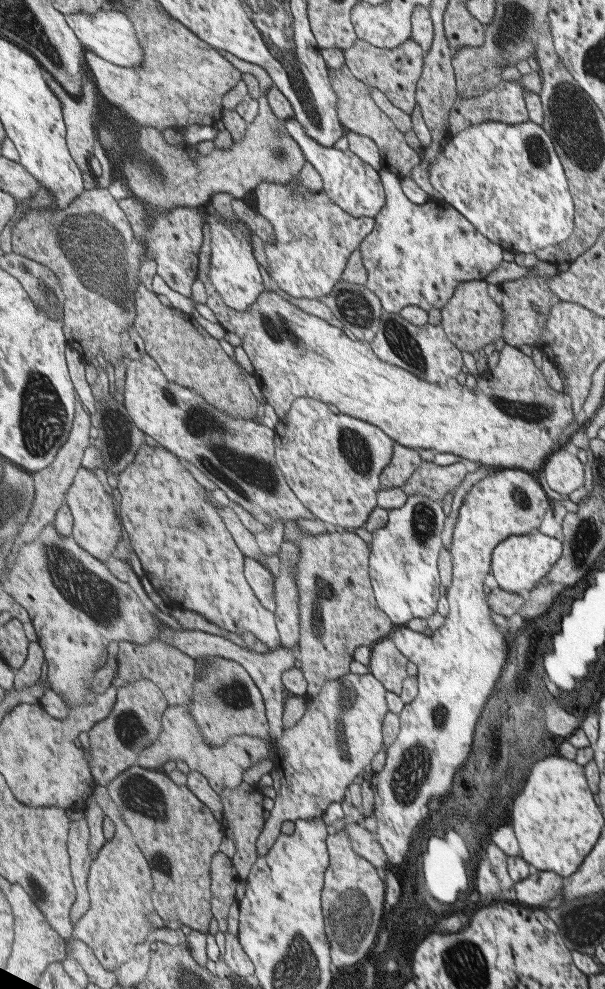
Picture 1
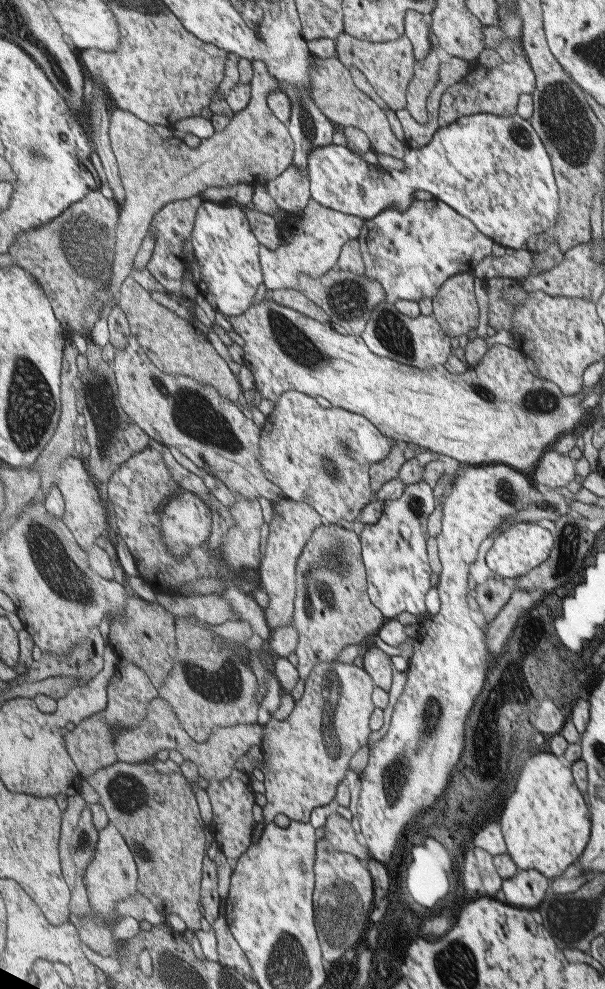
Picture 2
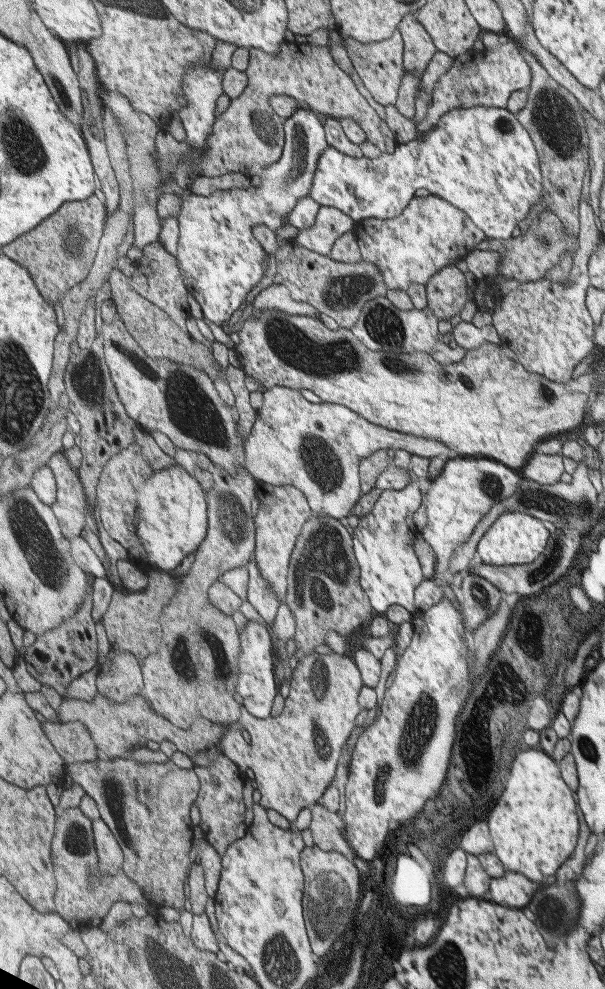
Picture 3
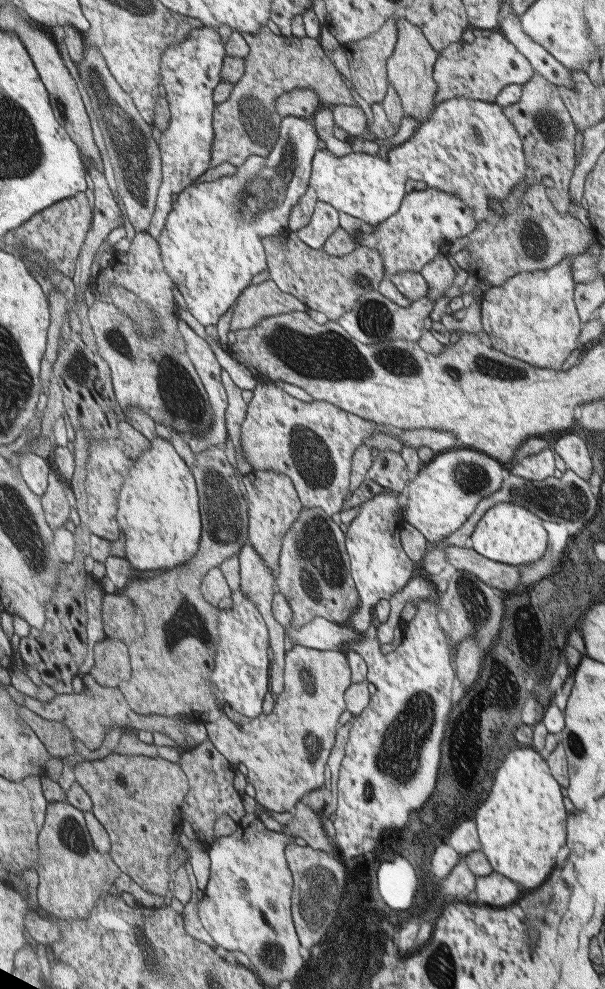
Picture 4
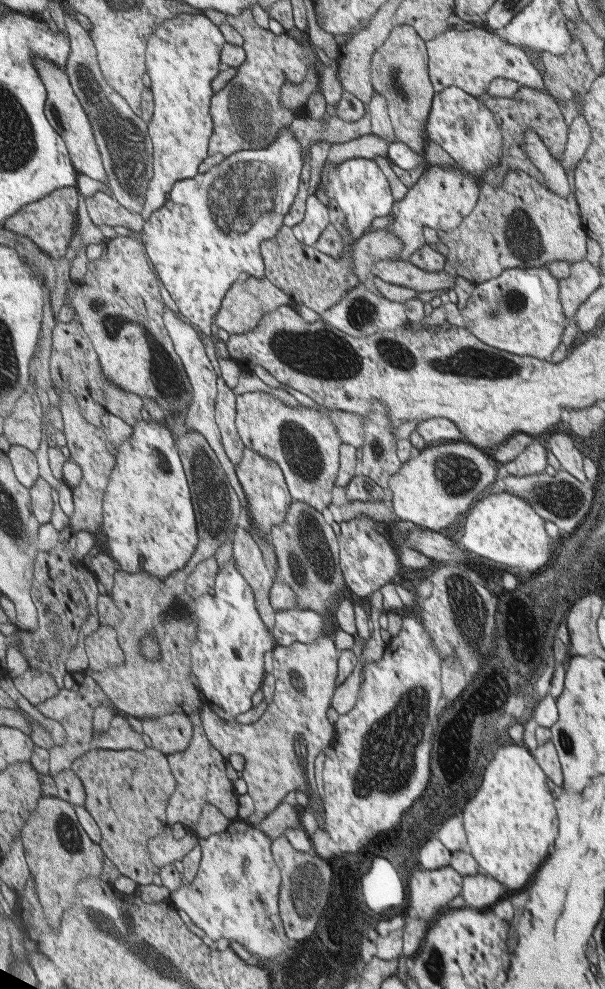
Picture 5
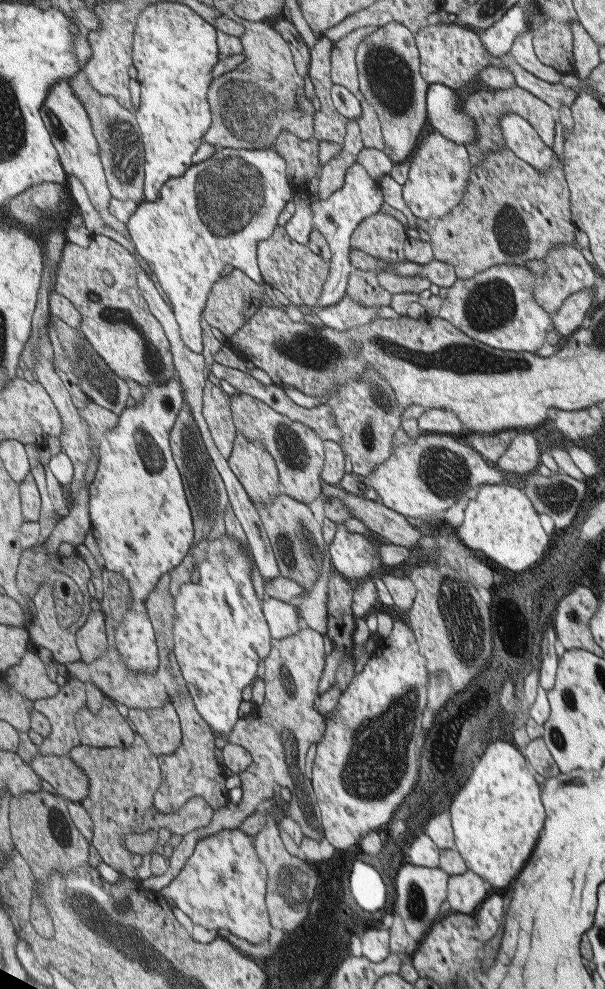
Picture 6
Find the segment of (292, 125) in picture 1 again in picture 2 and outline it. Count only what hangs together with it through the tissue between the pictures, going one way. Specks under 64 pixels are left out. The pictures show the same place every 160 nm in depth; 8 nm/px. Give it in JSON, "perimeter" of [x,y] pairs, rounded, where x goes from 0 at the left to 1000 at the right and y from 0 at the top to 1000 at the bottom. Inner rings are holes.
{"perimeter":[[[795,114],[764,117],[755,124],[726,129],[706,148],[683,150],[673,146],[669,160],[663,162],[669,166],[666,172],[653,174],[643,171],[638,174],[620,164],[607,164],[577,148],[550,145],[527,149],[511,156],[507,162],[516,200],[550,212],[613,222],[640,211],[676,211],[686,203],[683,194],[702,192],[716,200],[737,204],[759,216],[779,221],[805,241],[848,252],[861,251],[874,239],[921,229],[926,222],[927,200],[921,196],[921,188],[914,186],[907,157],[873,121],[853,115],[825,117]]]}

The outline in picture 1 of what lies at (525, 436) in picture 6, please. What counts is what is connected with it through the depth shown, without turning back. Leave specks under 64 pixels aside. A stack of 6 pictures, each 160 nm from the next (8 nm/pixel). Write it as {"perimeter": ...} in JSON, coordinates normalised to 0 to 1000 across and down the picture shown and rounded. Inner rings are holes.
{"perimeter":[[[927,453],[907,458],[889,478],[901,483],[907,494],[924,501],[940,501],[964,490],[964,471],[950,459]]]}

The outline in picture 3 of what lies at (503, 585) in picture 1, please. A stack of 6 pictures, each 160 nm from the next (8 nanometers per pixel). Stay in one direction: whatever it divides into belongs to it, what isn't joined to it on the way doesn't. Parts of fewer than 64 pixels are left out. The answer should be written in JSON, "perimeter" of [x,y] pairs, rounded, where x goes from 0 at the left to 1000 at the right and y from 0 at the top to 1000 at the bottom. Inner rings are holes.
{"perimeter":[[[861,518],[828,519],[798,540],[788,556],[797,570],[813,570],[815,572],[874,570],[898,559],[904,542],[907,540],[894,532],[894,526]]]}

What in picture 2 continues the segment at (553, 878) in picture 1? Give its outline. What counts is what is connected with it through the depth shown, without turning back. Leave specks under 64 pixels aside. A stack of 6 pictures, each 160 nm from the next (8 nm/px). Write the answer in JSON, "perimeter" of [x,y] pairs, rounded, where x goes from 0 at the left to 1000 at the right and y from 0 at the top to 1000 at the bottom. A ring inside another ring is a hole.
{"perimeter":[[[860,879],[845,888],[830,889],[828,902],[838,915],[874,918],[889,915],[902,906],[907,891],[891,881]]]}

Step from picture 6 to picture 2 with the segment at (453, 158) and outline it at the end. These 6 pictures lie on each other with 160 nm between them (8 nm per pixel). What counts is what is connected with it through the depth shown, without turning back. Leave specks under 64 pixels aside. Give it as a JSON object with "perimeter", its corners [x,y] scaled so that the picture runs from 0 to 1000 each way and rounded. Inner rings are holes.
{"perimeter":[[[719,200],[686,202],[673,212],[640,211],[618,221],[607,221],[602,240],[595,242],[605,278],[618,281],[638,295],[638,304],[655,307],[661,303],[694,305],[702,300],[721,301],[747,279],[780,276],[802,259],[812,257],[815,243],[805,241],[792,230],[769,217],[759,216],[750,209]]]}

